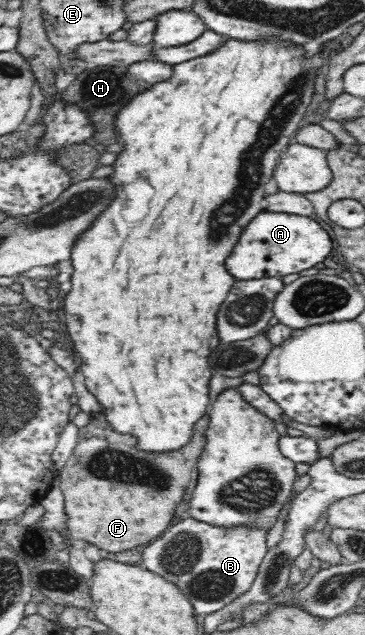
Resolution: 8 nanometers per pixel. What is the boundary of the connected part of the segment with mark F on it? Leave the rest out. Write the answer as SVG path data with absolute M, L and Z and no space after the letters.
M104 412L95 413L91 415L90 422L85 427L79 429L78 443L74 448L72 456L68 461L63 470L63 476L57 478L55 483L54 493L64 498L64 513L66 514L66 523L69 534L74 540L90 541L92 545L100 547L101 550L110 551L110 553L118 553L118 551L126 551L132 549L136 545L146 545L150 543L154 537L158 537L172 521L174 517L174 511L178 507L178 503L182 501L182 495L184 495L184 489L188 487L190 483L190 477L182 477L182 448L169 451L170 453L144 453L138 449L138 439L134 435L123 435L117 433L112 425L106 420Z

